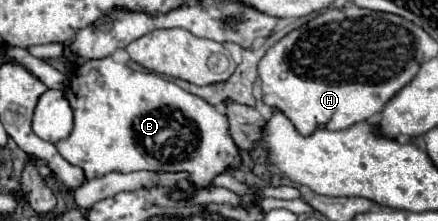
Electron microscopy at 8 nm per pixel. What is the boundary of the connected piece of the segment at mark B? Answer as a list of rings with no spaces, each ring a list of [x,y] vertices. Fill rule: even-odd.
[[[112,57],[92,59],[72,73],[64,95],[74,111],[76,125],[66,139],[56,143],[56,149],[68,163],[80,167],[86,179],[132,171],[188,171],[188,187],[174,187],[172,199],[192,199],[192,187],[208,189],[216,175],[224,175],[242,165],[240,151],[228,131],[228,117],[202,97],[184,91],[156,73],[134,71],[126,63],[116,63]]]

